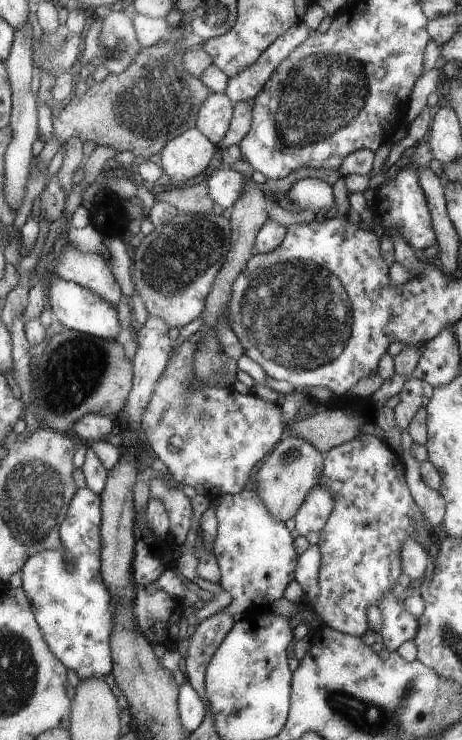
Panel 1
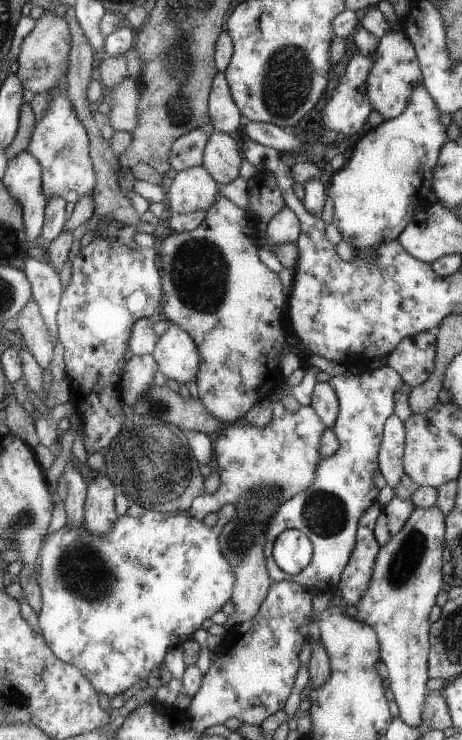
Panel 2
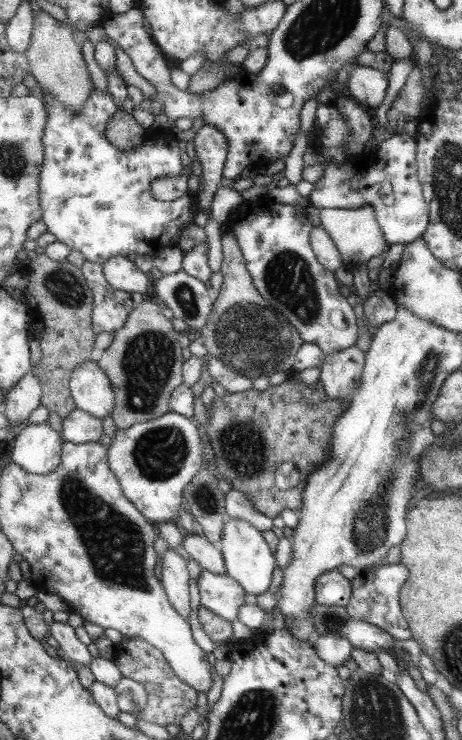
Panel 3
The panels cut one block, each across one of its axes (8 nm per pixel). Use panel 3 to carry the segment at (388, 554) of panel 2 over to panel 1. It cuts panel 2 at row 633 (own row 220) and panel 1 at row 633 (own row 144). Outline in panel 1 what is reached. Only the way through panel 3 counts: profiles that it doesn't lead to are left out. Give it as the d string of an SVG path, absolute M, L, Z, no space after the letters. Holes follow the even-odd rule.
M388 592L377 606L383 614L379 640L386 649L390 652L396 651L404 642L416 638L419 630L417 618L404 610L404 600L400 596Z

